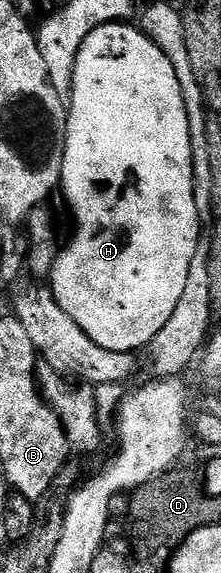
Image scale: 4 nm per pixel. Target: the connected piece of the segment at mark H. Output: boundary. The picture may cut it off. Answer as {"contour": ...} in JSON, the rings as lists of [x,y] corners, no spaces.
{"contour":[[[131,22],[123,23],[107,23],[98,29],[94,29],[90,33],[90,37],[86,37],[86,41],[82,41],[82,49],[78,49],[78,61],[74,65],[74,85],[72,86],[72,94],[70,102],[67,104],[68,124],[66,125],[66,141],[64,142],[64,160],[62,161],[62,173],[60,174],[59,190],[64,191],[64,199],[68,202],[68,207],[72,210],[72,219],[76,222],[76,228],[72,231],[72,236],[68,239],[68,244],[63,244],[62,250],[56,256],[56,264],[52,266],[52,274],[50,276],[50,290],[52,295],[58,301],[58,305],[62,305],[62,309],[66,309],[66,313],[70,313],[70,317],[74,317],[74,321],[78,325],[78,329],[82,329],[82,333],[86,333],[86,337],[90,337],[90,341],[94,341],[98,345],[102,345],[102,349],[110,349],[111,351],[127,351],[129,353],[139,352],[139,347],[147,348],[151,344],[152,339],[158,333],[158,329],[162,329],[162,325],[166,325],[166,321],[170,321],[170,313],[174,313],[178,300],[182,297],[182,292],[186,290],[186,277],[190,277],[190,269],[197,262],[196,250],[200,247],[200,217],[202,211],[196,207],[194,197],[194,161],[191,157],[191,135],[190,121],[188,120],[187,105],[183,99],[182,85],[179,84],[178,74],[175,73],[174,65],[170,63],[170,58],[166,53],[150,39],[144,35],[139,26],[133,25]]]}

